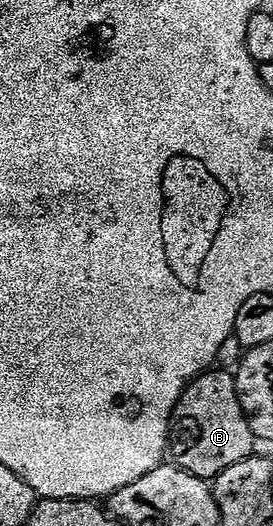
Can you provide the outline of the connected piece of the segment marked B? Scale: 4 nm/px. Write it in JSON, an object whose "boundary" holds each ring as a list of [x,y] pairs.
{"boundary":[[[206,370],[185,388],[169,422],[168,451],[176,467],[212,482],[223,470],[254,455],[255,437],[237,393],[237,377],[229,370]]]}

